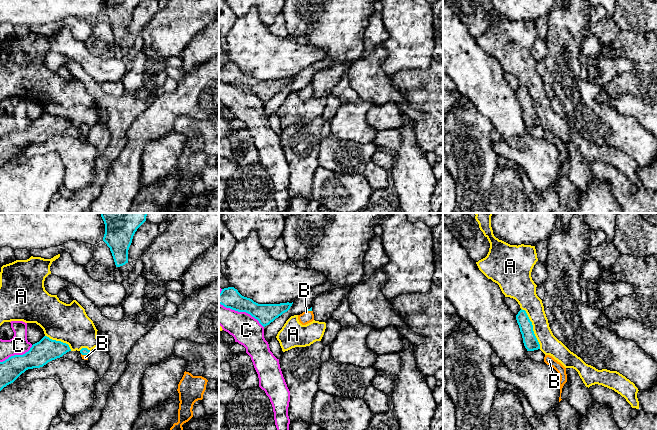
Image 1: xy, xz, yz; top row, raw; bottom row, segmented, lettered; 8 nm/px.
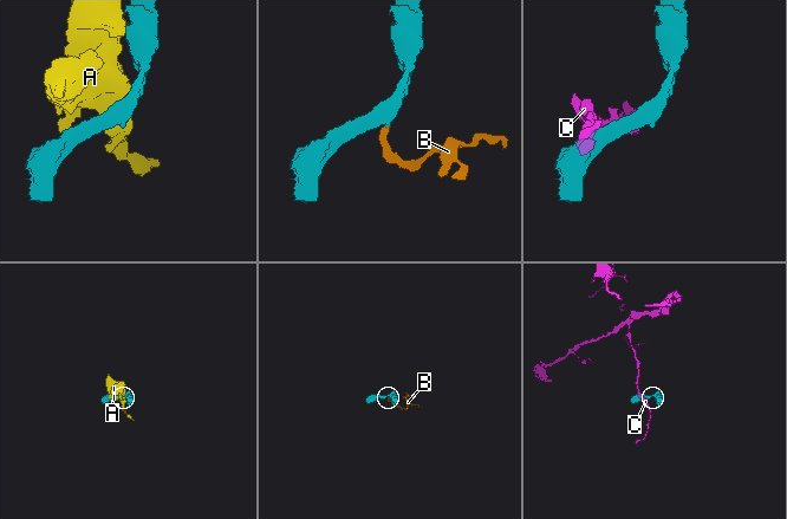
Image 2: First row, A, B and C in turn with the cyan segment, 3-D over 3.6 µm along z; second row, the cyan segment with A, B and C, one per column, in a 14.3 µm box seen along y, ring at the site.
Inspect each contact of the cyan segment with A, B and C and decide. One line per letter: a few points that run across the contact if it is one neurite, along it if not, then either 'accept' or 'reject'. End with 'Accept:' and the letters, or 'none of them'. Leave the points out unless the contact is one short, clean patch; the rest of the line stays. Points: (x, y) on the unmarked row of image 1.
A: reject
B: line xy (84, 127), (85, 130), (85, 133); accept
C: reject
Accept: B

